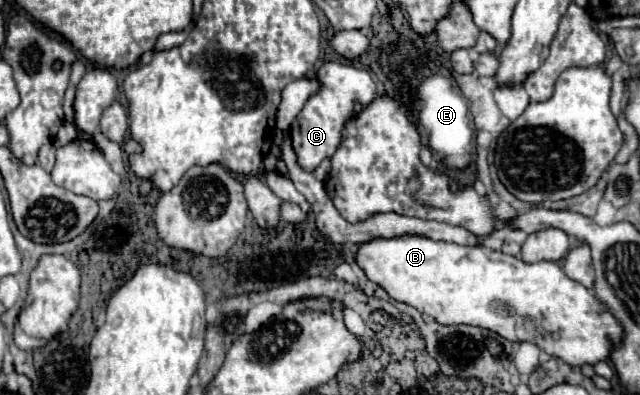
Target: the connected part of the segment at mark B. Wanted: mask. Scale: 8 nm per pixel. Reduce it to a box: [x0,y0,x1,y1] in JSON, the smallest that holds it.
[356,235,624,365]

